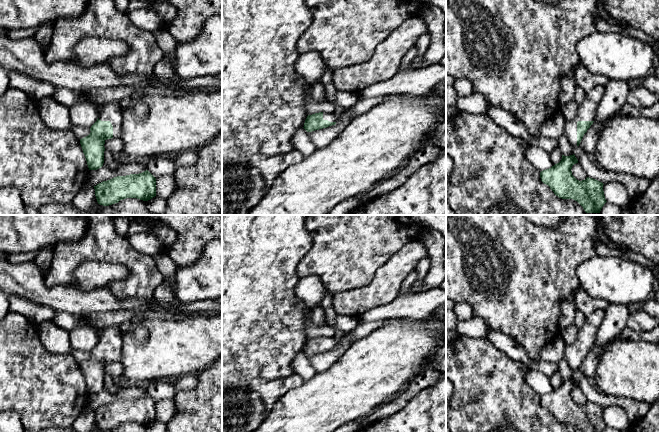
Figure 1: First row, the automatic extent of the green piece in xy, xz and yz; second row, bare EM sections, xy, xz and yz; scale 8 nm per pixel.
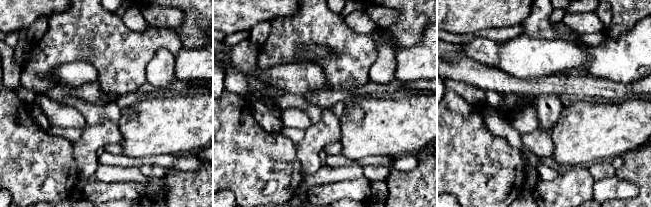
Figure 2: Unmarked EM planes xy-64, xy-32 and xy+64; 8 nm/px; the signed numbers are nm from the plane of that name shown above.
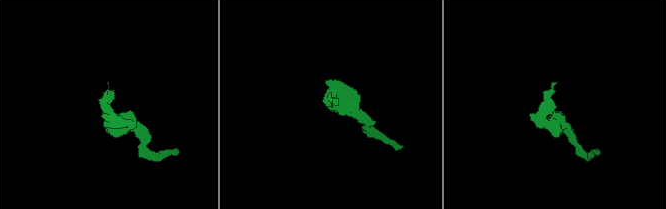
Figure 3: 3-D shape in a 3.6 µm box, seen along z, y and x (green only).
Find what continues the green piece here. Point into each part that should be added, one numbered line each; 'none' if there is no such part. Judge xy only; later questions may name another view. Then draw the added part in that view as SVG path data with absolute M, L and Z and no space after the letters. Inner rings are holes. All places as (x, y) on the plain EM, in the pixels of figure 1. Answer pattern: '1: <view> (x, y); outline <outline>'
1: xy (111, 335); outline M113 325L102 328L102 335L98 341L101 345L110 345L113 350L113 362L120 362L122 354L122 334L120 327Z

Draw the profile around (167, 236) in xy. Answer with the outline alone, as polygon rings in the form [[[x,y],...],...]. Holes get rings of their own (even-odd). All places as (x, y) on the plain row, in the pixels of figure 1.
[[[158,223],[152,230],[162,243],[164,250],[171,248],[177,239],[177,234],[168,225]]]

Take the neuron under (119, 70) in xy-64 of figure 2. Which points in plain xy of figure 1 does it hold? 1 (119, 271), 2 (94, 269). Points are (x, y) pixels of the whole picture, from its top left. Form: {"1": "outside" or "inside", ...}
{"1": "outside", "2": "outside"}

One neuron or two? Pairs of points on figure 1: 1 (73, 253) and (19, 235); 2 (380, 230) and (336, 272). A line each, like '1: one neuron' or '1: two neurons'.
1: two neurons
2: one neuron

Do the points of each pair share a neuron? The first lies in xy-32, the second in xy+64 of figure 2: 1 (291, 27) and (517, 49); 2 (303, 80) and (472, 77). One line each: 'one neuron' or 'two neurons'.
1: two neurons
2: one neuron

